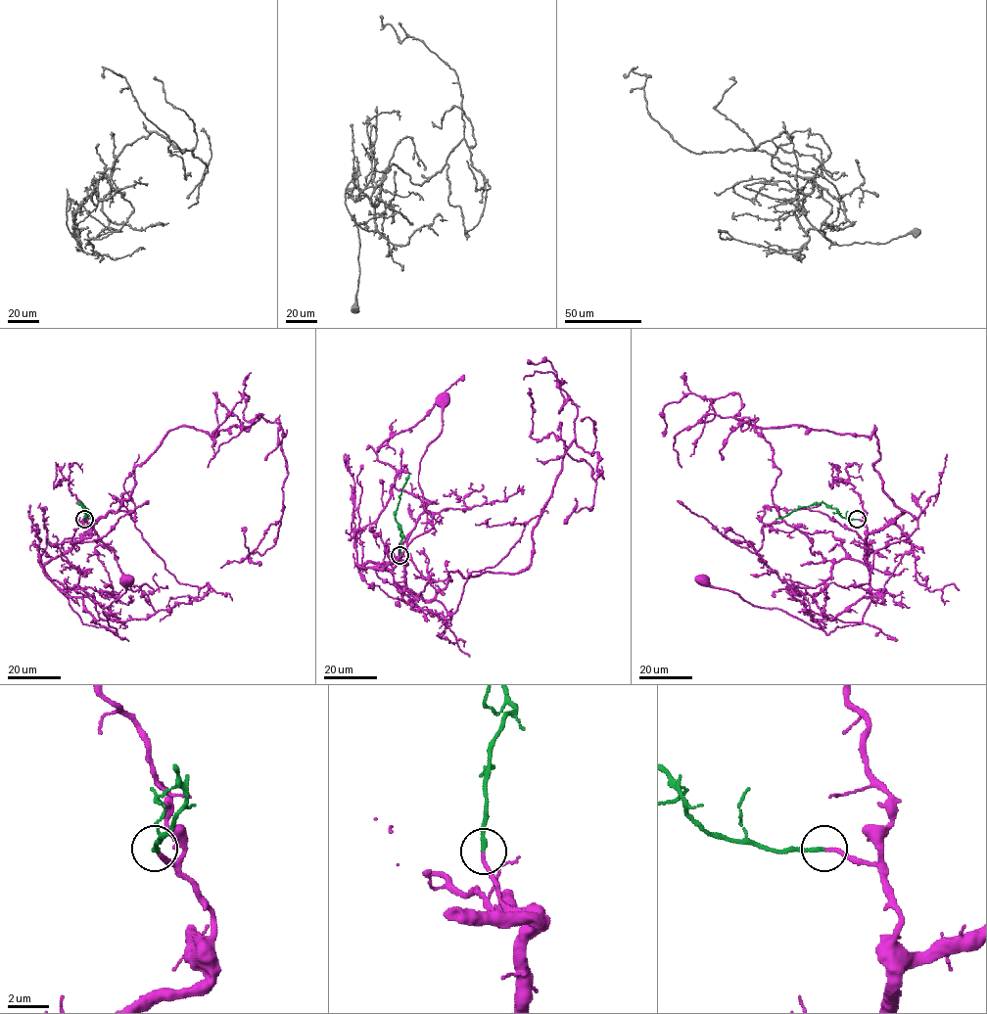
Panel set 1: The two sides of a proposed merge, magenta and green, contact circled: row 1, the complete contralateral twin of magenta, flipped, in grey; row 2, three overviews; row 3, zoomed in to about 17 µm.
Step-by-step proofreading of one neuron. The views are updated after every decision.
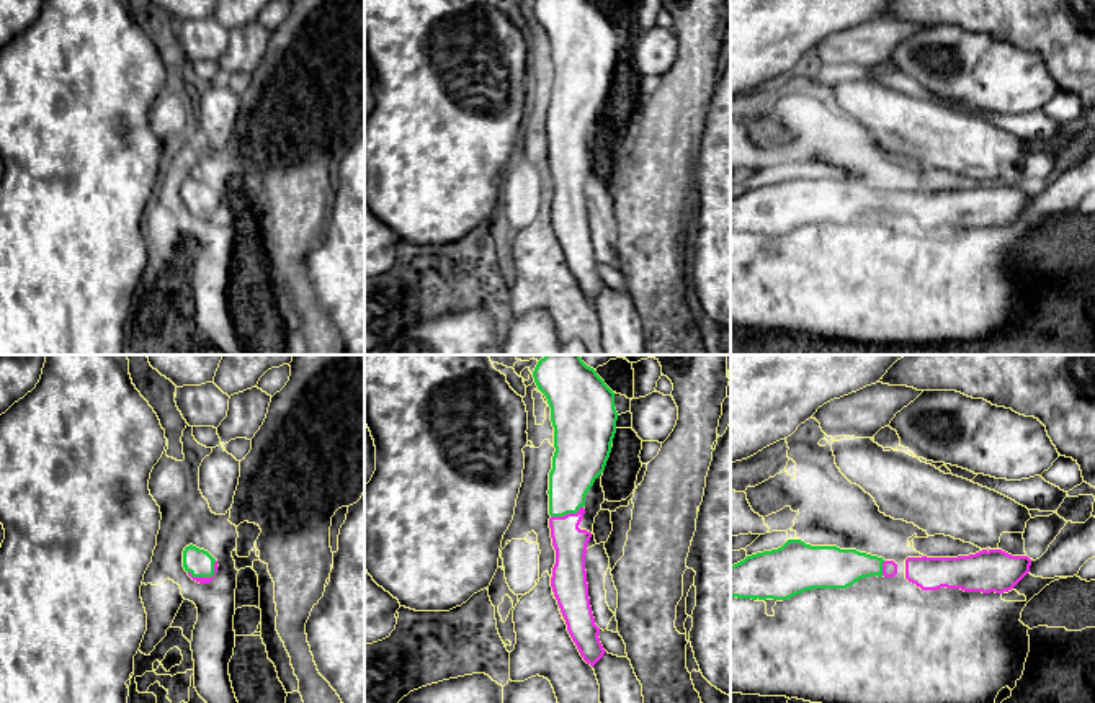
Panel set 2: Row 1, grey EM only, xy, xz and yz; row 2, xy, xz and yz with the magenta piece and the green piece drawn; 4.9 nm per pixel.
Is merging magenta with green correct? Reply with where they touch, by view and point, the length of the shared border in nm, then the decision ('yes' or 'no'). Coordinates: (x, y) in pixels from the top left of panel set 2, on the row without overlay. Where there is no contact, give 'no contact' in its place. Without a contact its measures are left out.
meets magenta in xy at (206, 211); contact 160 nm long; yes

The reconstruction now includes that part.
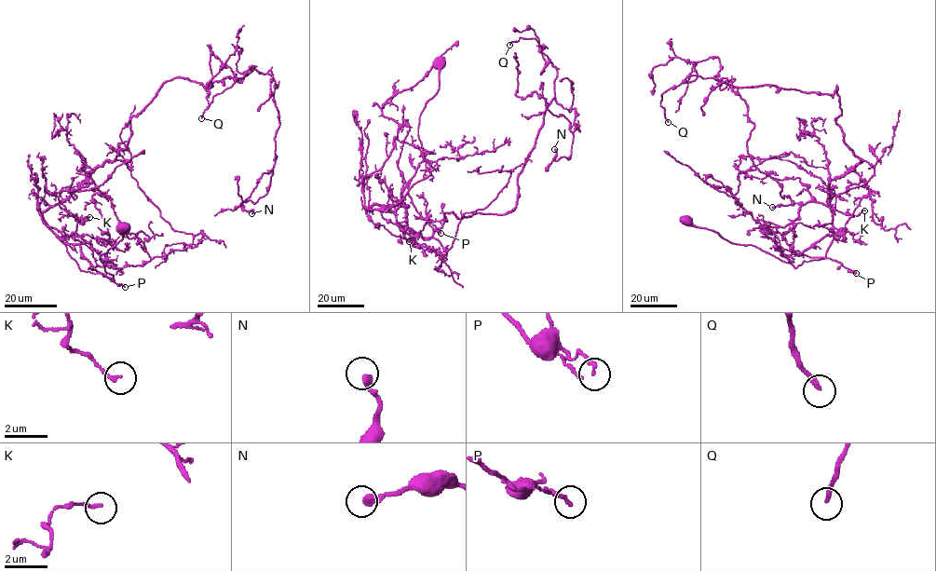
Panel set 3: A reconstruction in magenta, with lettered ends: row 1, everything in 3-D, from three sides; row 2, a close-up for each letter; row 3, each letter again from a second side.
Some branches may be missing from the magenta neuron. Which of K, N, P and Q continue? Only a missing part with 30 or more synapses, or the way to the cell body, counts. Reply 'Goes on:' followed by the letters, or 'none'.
Goes on: none

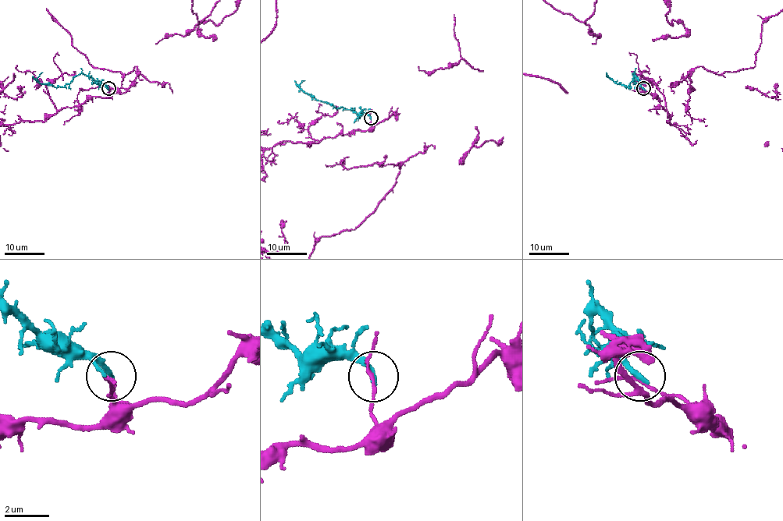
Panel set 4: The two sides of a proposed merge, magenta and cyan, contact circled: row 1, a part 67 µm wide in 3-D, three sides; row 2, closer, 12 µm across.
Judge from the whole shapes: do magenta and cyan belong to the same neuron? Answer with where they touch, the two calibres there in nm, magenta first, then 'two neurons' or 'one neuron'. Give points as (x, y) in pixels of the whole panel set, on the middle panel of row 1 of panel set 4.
place (371, 118); calibres 120 and 280 nm; two neurons

